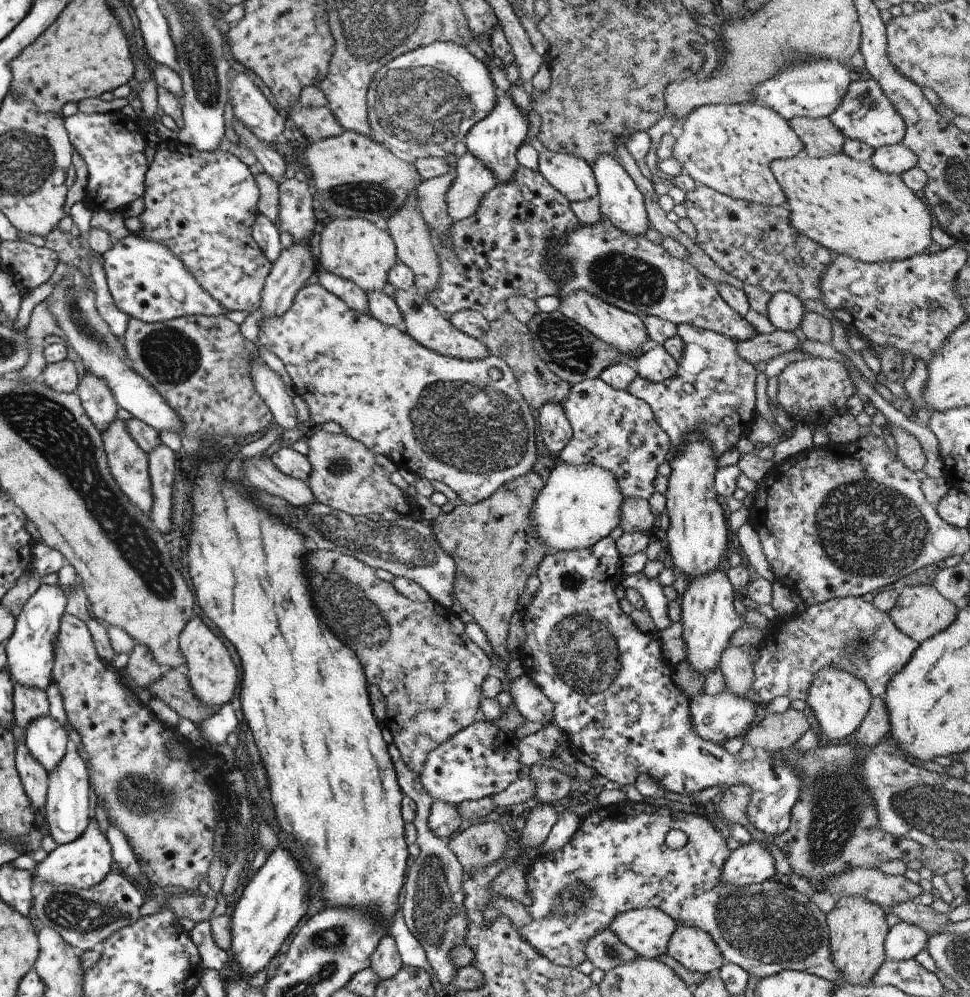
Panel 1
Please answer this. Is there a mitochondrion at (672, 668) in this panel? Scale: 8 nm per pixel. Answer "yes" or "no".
no

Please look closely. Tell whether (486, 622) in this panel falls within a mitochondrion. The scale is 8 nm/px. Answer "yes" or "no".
no

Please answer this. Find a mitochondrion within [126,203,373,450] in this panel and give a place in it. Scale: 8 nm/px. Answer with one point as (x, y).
(166, 352)

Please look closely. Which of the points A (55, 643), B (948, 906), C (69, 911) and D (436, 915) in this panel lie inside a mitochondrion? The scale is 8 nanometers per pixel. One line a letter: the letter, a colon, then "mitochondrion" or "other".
A: other
B: other
C: mitochondrion
D: mitochondrion

